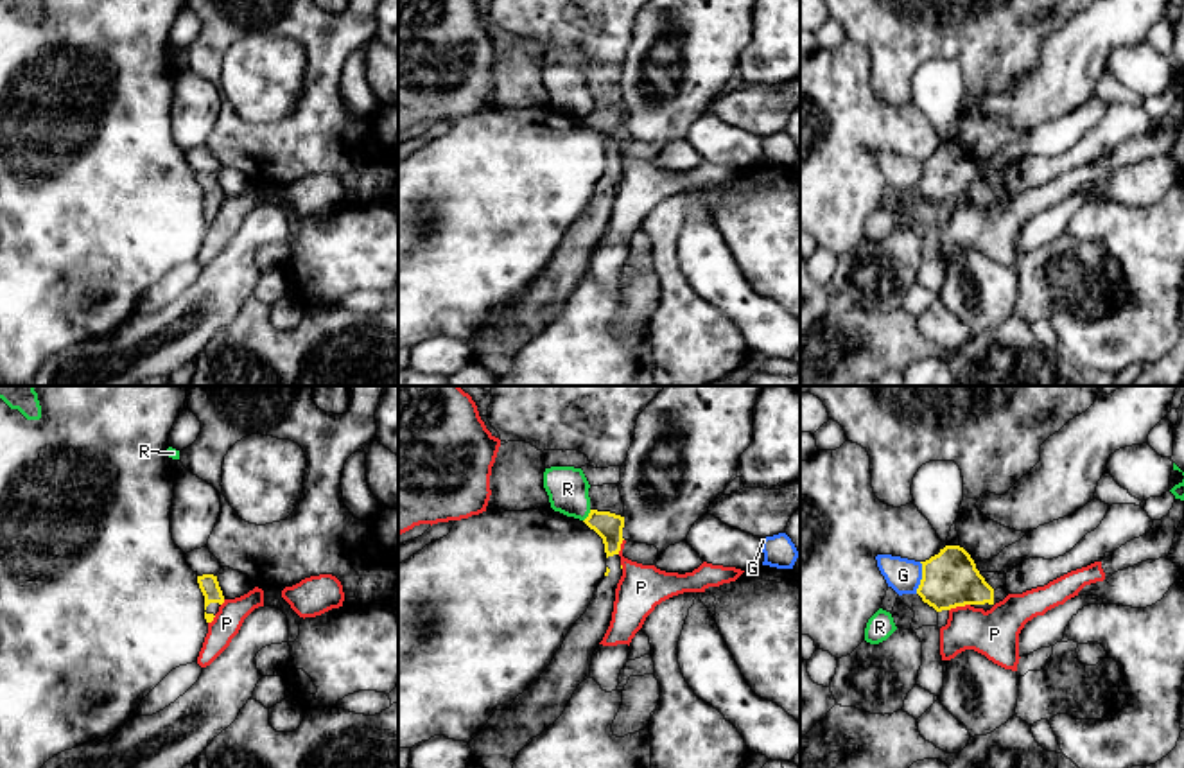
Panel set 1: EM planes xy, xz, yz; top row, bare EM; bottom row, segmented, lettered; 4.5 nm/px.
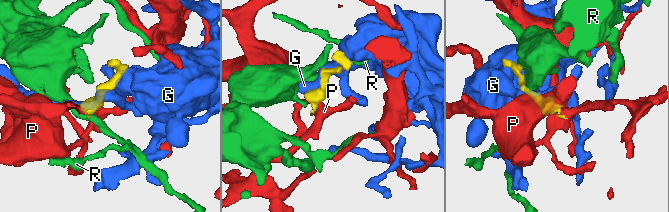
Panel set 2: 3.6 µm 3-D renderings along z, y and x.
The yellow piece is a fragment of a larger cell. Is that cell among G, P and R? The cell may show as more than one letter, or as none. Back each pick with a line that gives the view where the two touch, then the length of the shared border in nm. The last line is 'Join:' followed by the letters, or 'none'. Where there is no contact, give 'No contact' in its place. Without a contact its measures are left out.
Join: none

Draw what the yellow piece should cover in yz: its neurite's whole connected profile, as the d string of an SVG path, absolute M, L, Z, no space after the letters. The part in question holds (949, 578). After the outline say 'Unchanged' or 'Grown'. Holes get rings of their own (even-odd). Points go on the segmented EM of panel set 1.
M945 545L922 563L922 580L917 594L936 612L971 605L990 610L1010 592L992 589L976 569L971 554L960 545Z. Grown

